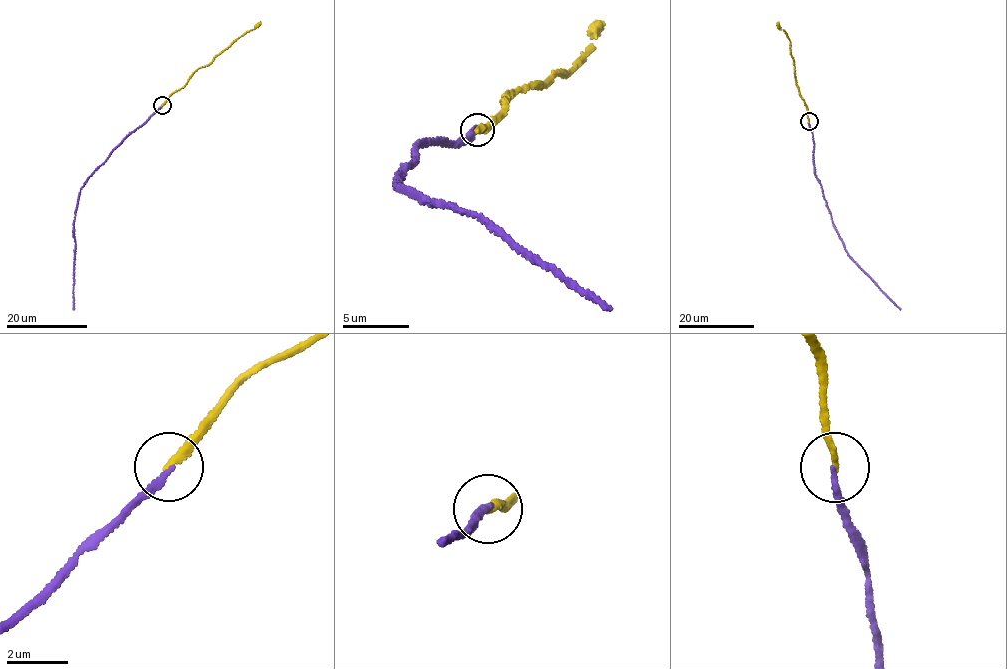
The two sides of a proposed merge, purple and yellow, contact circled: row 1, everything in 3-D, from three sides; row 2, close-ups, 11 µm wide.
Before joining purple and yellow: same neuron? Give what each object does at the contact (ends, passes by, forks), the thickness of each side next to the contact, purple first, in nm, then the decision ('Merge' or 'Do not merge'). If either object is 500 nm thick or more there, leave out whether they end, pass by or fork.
At the ring purple ends. At the ring yellow ends. Thickness 170 nm (purple) against 220 nm. Do not merge

